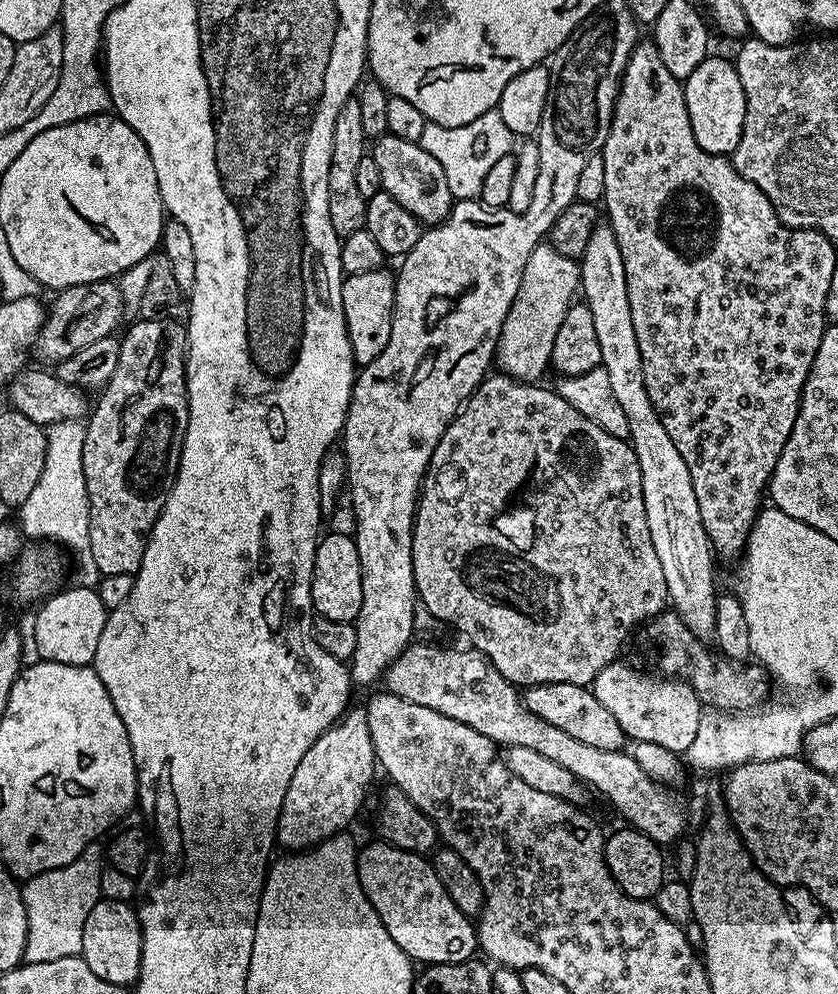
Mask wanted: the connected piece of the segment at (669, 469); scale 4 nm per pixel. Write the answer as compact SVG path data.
M597 223L590 234L590 242L586 242L586 254L581 256L580 292L583 303L590 306L594 314L594 330L598 333L598 350L602 350L601 365L610 374L610 390L614 398L618 398L618 406L622 406L622 414L626 414L628 423L627 439L638 458L638 466L642 470L642 494L646 502L646 526L650 526L650 538L654 542L654 551L658 554L658 562L662 562L662 574L666 574L666 590L671 607L682 618L682 622L699 638L711 637L716 631L716 568L712 565L714 553L712 543L708 540L706 530L702 526L702 514L698 514L698 498L694 498L694 482L690 478L690 470L686 462L682 462L682 454L678 454L678 446L674 446L670 434L666 434L666 426L662 426L660 413L650 402L650 394L646 394L646 382L642 370L642 350L638 350L638 334L634 334L634 318L630 318L630 298L626 294L626 266L622 262L622 250L618 250L618 238L611 224Z

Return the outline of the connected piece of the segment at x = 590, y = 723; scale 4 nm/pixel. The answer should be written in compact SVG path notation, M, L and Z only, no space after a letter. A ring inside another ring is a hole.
M554 682L553 684L537 684L528 686L522 692L524 705L530 714L536 714L550 726L558 726L558 730L566 730L570 738L578 738L578 742L587 742L589 746L598 746L598 750L621 751L625 747L626 737L622 726L618 726L618 718L594 698L591 687L570 682Z

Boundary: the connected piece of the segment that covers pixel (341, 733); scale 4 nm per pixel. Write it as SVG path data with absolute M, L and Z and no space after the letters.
M363 707L355 708L345 712L337 723L320 735L310 750L306 750L306 754L302 754L302 762L298 762L298 770L294 770L290 786L286 786L286 798L276 823L276 844L288 848L284 850L308 850L323 840L341 835L347 829L344 827L359 814L364 795L372 784L372 775L378 772L378 765L368 729L368 713Z

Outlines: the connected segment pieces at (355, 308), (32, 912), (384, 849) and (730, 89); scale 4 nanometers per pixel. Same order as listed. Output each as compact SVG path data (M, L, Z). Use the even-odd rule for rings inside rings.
M378 267L373 272L345 275L344 278L342 310L350 338L350 350L360 366L374 362L374 358L386 350L386 342L390 342L390 326L396 305L396 282L391 271L384 271L383 267Z
M99 843L88 844L74 862L54 870L44 871L40 875L29 877L21 887L23 904L27 914L27 940L24 960L34 962L52 962L55 959L80 955L82 932L90 910L101 899L101 876L104 871L104 852Z
M387 842L375 843L357 851L356 869L362 890L390 930L390 938L424 966L473 959L478 952L477 925L454 906L454 898L442 886L431 863L419 852L407 852Z
M710 54L682 83L694 142L698 142L698 146L712 156L728 156L735 152L746 122L746 90L742 90L742 78L738 78L735 63Z

